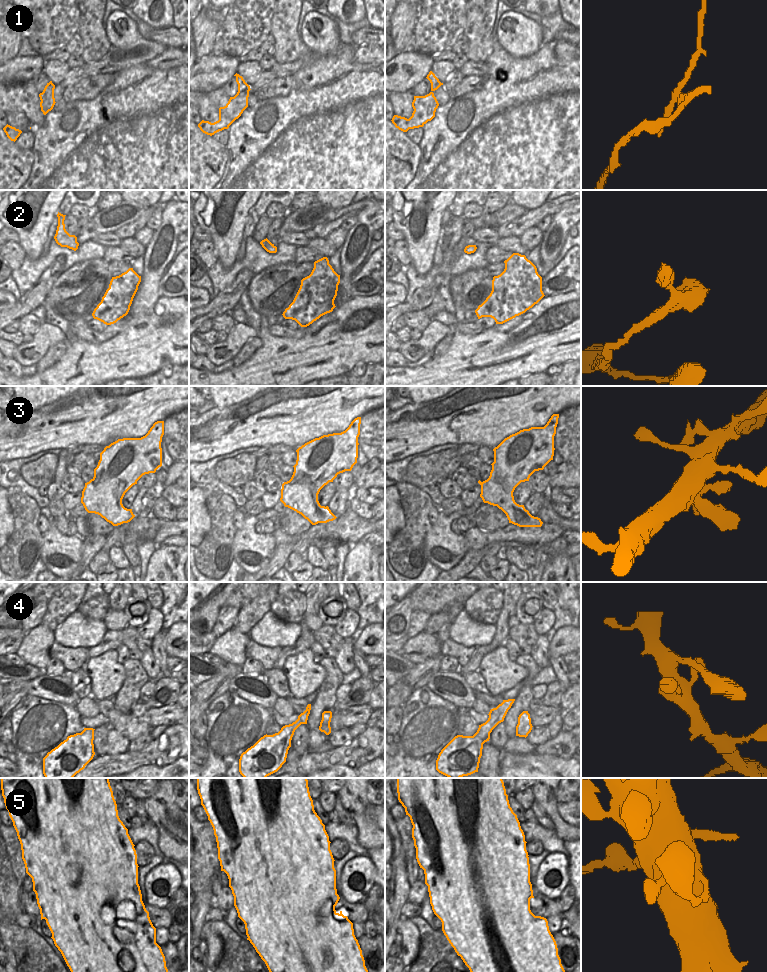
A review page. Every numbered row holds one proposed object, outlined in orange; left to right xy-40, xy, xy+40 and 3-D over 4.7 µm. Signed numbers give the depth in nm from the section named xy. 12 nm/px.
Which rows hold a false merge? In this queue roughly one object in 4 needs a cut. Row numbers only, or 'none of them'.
1, 5

